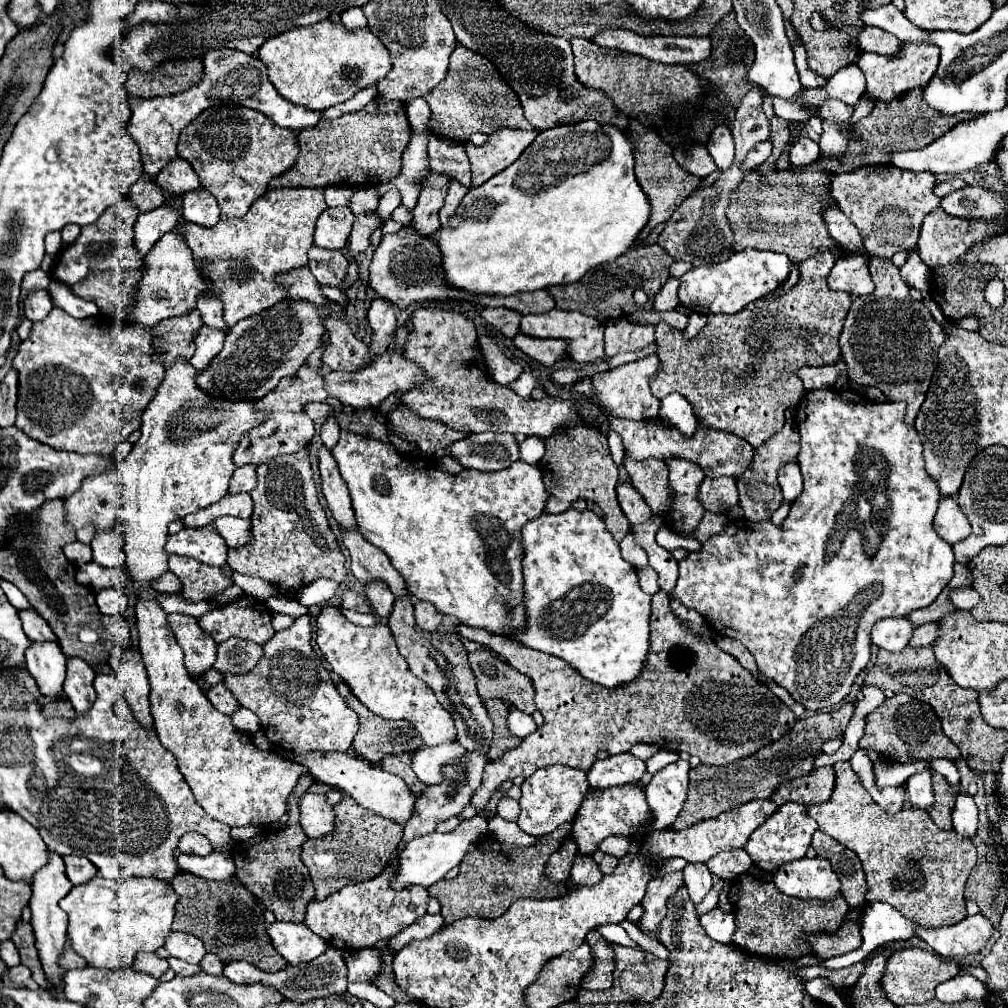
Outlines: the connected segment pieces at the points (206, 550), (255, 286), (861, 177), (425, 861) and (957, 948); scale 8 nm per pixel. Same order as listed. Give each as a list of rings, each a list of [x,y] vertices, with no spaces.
[[[212,526],[204,528],[182,528],[178,534],[168,536],[166,542],[168,554],[180,554],[196,558],[208,566],[224,566],[228,546],[226,542],[216,534]]]
[[[280,188],[260,196],[242,218],[222,216],[212,228],[184,222],[182,234],[196,264],[204,274],[212,276],[220,292],[228,328],[242,318],[264,312],[286,296],[286,290],[274,282],[274,276],[308,264],[314,226],[324,210],[324,188]]]
[[[886,164],[886,166],[864,166],[864,168],[858,168],[858,170],[846,172],[846,174],[836,174],[834,182],[832,182],[832,196],[834,196],[836,204],[838,204],[838,208],[860,230],[860,236],[864,240],[866,252],[876,256],[876,258],[890,260],[892,254],[896,254],[900,250],[916,248],[922,220],[926,218],[926,214],[936,210],[940,206],[940,200],[942,200],[942,198],[938,198],[934,194],[934,186],[936,186],[936,176],[932,172],[896,170],[896,166],[892,166],[892,164]]]
[[[476,814],[474,818],[468,818],[468,820],[462,818],[460,824],[452,832],[432,832],[428,836],[420,836],[420,838],[414,838],[412,842],[408,842],[408,846],[400,854],[392,888],[406,888],[410,884],[420,884],[420,886],[428,888],[430,884],[442,880],[450,868],[454,868],[462,862],[468,848],[486,834],[486,824],[488,824],[486,818],[482,814]]]
[[[980,912],[976,916],[966,916],[962,922],[924,930],[914,928],[914,934],[928,942],[938,954],[950,954],[952,958],[966,958],[968,954],[980,954],[982,948],[990,944],[994,934],[994,924]]]

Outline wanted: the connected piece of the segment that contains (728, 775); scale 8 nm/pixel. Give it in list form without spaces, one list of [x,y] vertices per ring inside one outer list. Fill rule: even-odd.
[[[844,704],[834,712],[824,712],[824,714],[818,712],[806,720],[800,718],[792,726],[790,734],[784,734],[778,742],[772,742],[772,744],[760,748],[756,754],[752,754],[748,758],[742,758],[728,766],[700,764],[698,768],[692,768],[688,798],[672,828],[682,830],[700,820],[714,818],[724,810],[746,804],[750,800],[766,800],[776,790],[778,784],[812,772],[814,758],[816,758],[816,754],[822,752],[822,744],[828,740],[840,738],[844,734],[844,726],[848,726],[848,722],[852,720],[854,710],[856,710],[856,704]]]

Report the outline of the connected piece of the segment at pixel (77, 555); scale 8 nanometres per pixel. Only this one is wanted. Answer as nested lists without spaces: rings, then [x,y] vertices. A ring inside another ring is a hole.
[[[80,542],[66,544],[66,546],[64,546],[64,554],[66,554],[66,558],[68,558],[70,562],[74,562],[74,564],[86,564],[86,562],[92,560],[92,558],[90,558],[92,548],[90,548],[90,546],[84,546],[84,544],[80,544]]]

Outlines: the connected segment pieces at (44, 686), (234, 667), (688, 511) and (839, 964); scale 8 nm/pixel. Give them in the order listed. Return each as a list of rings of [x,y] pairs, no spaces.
[[[32,642],[26,650],[26,668],[44,696],[56,696],[62,692],[66,656],[62,654],[58,642]]]
[[[228,638],[226,642],[218,644],[218,658],[214,668],[220,670],[220,674],[246,674],[260,662],[262,654],[262,646],[254,642]]]
[[[666,460],[670,480],[670,508],[664,512],[666,526],[684,536],[692,538],[702,516],[706,514],[704,504],[698,500],[698,488],[704,480],[700,466],[688,460]]]
[[[864,904],[864,918],[862,918],[862,946],[854,952],[848,952],[844,956],[834,956],[826,960],[822,966],[834,970],[834,968],[846,968],[862,958],[866,958],[874,948],[878,948],[884,942],[892,940],[906,940],[912,936],[912,922],[900,916],[892,906],[888,904]]]

